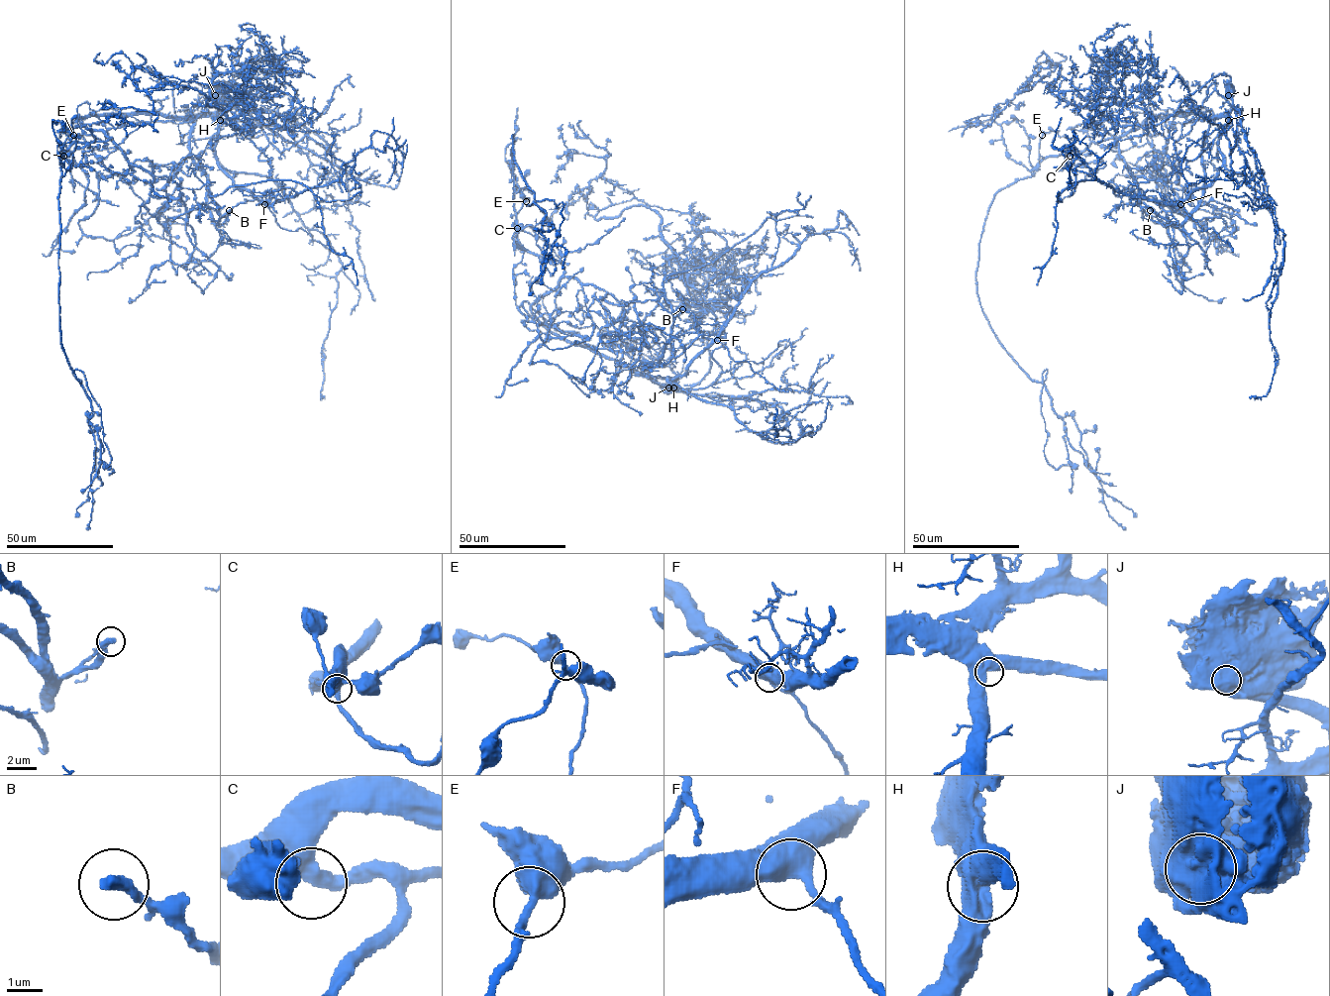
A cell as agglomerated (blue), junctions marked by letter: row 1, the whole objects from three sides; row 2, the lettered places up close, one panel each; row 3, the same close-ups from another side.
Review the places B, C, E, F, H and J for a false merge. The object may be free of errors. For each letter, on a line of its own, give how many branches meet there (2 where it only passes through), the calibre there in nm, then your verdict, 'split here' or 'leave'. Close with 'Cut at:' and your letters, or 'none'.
B: 1 | 400 nm | leave
C: 2 | 480 nm | leave
E: 2 | 360 nm | leave
F: 2 | 650 nm | leave
H: 2 | 600 nm | leave
J: 1 | 1450 nm | split here
Cut at: J

